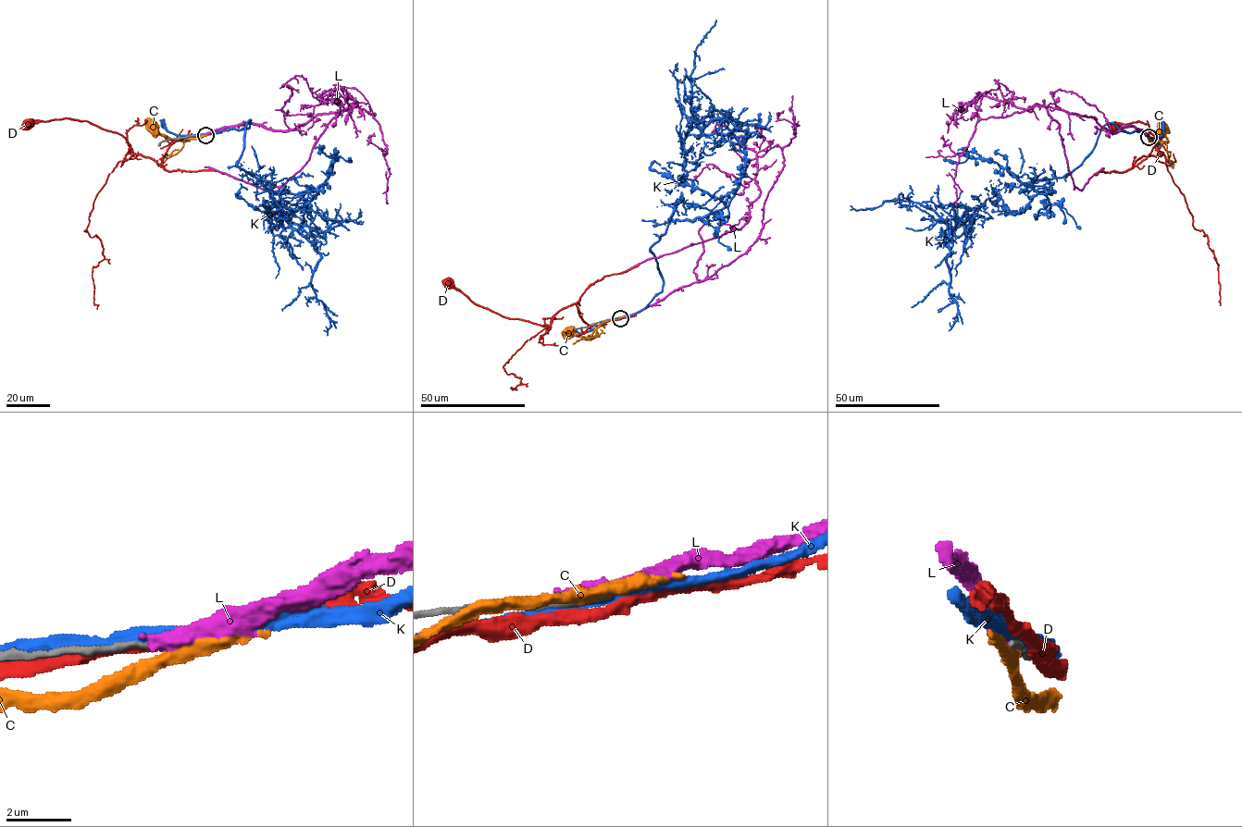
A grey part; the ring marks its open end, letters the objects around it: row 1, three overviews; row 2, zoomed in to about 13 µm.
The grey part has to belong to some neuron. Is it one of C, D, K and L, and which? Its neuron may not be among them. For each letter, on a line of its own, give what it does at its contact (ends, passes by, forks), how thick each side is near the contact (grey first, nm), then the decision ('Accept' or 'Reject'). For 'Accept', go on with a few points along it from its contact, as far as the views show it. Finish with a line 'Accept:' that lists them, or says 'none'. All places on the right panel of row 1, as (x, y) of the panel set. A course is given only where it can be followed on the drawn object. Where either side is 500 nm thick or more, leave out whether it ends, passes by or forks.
C: It passes by. Thickness 240 nm (grey) against 400 nm. Reject
D: It passes by. Thickness 170 nm (grey) against 360 nm. Reject
K: It passes by. Thickness 170 nm (grey) against 360 nm. Reject
L: It ends there. Thickness 240 nm (grey) against 480 nm. Reject
Accept: none

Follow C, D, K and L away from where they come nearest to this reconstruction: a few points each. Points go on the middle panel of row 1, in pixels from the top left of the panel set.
C: (619, 317), (604, 321), (598, 327), (599, 337), (574, 343)
D: (616, 318), (589, 325), (578, 307), (571, 304), (554, 316), (548, 327), (499, 314), (475, 304), (448, 285)
K: (616, 318), (663, 289), (671, 217), (727, 207), (680, 182), (688, 96), (703, 134), (750, 121), (703, 154)
L: (618, 318), (745, 253), (763, 227), (781, 149), (756, 155), (760, 195), (739, 229), (619, 274)

